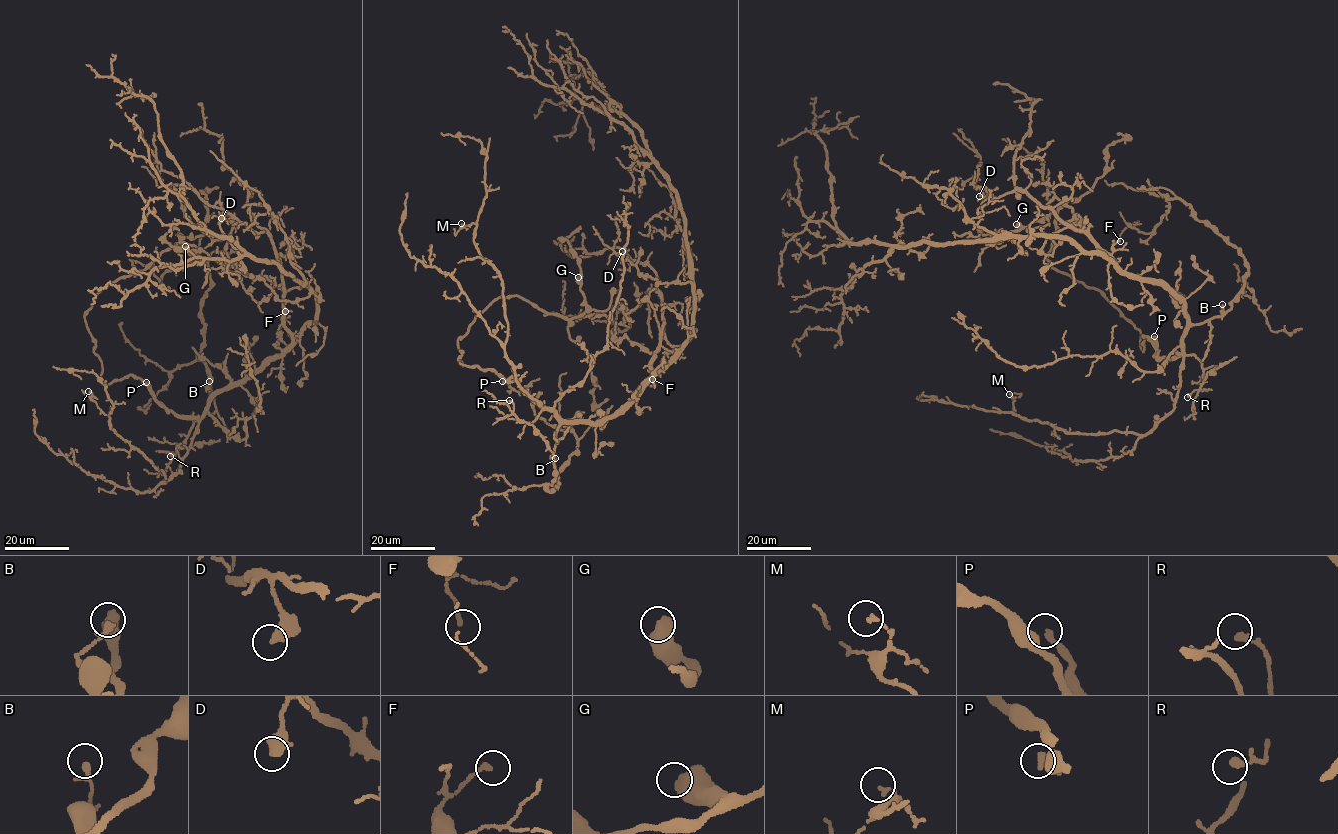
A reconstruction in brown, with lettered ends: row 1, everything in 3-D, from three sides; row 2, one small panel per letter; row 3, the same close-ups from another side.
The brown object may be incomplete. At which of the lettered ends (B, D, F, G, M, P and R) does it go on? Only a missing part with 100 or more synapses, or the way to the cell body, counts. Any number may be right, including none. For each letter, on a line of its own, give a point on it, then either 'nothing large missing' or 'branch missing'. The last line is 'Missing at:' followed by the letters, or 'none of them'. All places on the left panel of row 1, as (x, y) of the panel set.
B: at (209, 381); nothing large missing
D: at (221, 218); nothing large missing
F: at (285, 311); nothing large missing
G: at (185, 246); nothing large missing
M: at (88, 391); nothing large missing
P: at (146, 382); branch missing
R: at (170, 456); nothing large missing
Missing at: P

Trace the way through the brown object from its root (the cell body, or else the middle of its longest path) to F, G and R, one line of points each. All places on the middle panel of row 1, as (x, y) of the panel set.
F: (631, 399), (641, 384), (656, 372), (650, 367), (652, 379)
G: (631, 399), (594, 423), (563, 420), (517, 382), (458, 360), (458, 340), (501, 297), (581, 316), (578, 277)
R: (631, 399), (613, 414), (593, 423), (563, 420), (554, 411), (544, 409), (527, 422), (513, 412), (509, 400)

